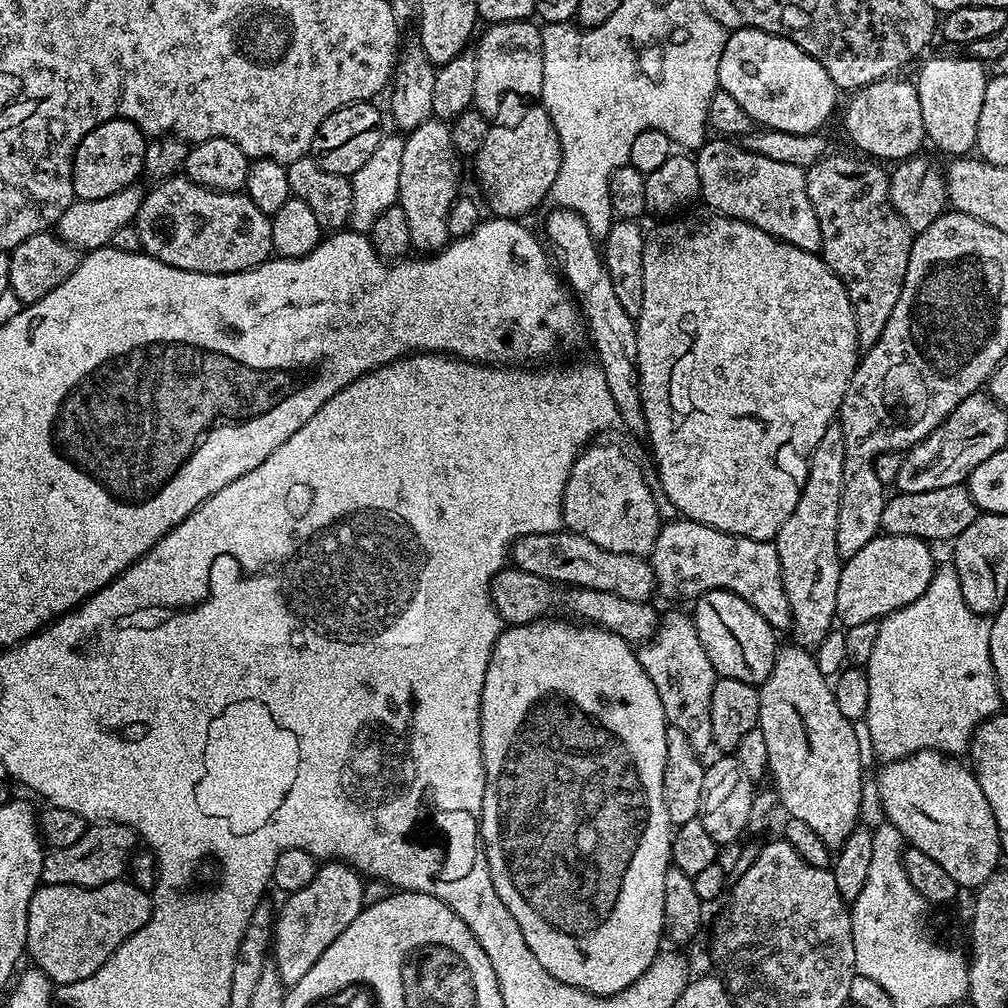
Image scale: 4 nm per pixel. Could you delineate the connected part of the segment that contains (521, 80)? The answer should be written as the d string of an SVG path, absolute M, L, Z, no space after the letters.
M513 22L510 24L492 24L484 32L480 45L474 48L476 53L476 73L474 74L475 111L484 116L496 116L507 96L539 97L544 89L546 71L546 51L544 40L532 22Z

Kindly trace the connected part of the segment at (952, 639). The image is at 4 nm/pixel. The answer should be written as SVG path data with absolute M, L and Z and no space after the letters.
M944 562L944 564L937 563L935 565L932 577L929 578L927 584L924 585L922 591L915 598L908 601L902 608L896 609L895 612L883 617L879 621L878 627L880 629L876 632L876 641L872 644L872 653L868 656L868 666L866 666L866 673L869 684L869 704L866 715L866 723L868 722L868 736L875 752L882 758L886 759L886 762L894 762L899 759L907 757L909 754L915 753L919 750L942 750L947 753L958 754L961 748L967 749L969 747L969 738L967 735L968 727L971 727L971 722L976 718L978 712L983 710L983 702L987 702L990 697L993 696L996 690L996 675L994 670L988 671L988 678L986 678L986 668L982 670L970 670L968 666L968 672L966 672L966 662L956 662L952 656L952 652L956 654L956 638L962 638L962 624L989 624L989 617L980 616L974 610L970 610L970 606L966 606L966 600L962 598L962 588L958 582L958 574L956 568L950 562Z

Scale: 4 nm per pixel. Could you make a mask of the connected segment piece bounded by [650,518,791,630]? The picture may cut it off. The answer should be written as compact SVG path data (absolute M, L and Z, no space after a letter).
M676 518L665 523L657 534L650 553L650 565L655 587L664 596L699 598L705 592L713 592L720 588L724 592L732 592L736 596L741 596L747 604L754 606L758 610L758 614L762 614L762 618L766 618L768 625L774 629L787 629L791 623L788 599L780 573L780 559L776 553L775 543L735 536L729 532L699 524L696 520Z

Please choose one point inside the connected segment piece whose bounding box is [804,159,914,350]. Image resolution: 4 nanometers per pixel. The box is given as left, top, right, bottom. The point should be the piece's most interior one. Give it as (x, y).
(864, 242)

